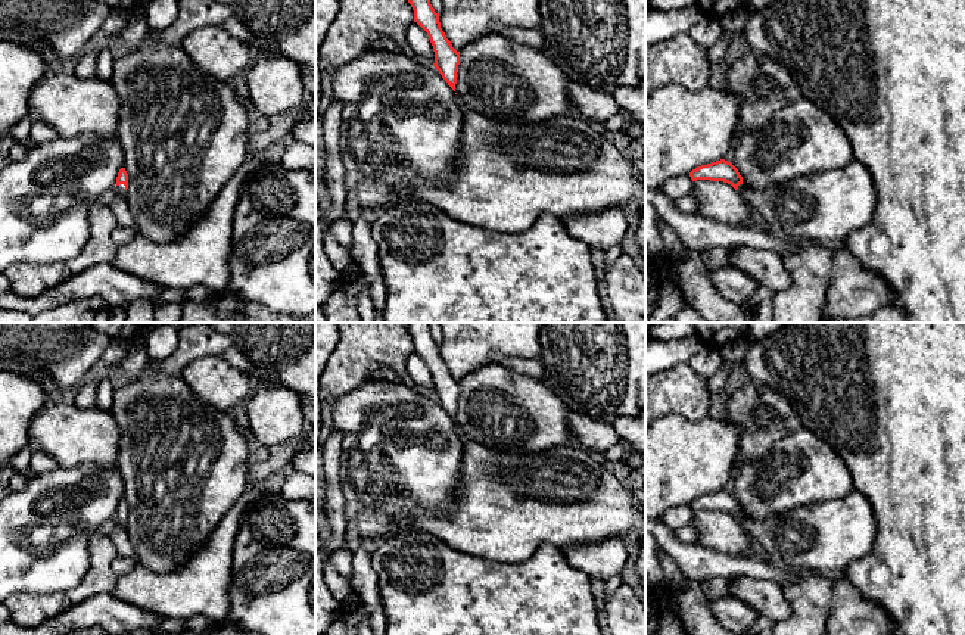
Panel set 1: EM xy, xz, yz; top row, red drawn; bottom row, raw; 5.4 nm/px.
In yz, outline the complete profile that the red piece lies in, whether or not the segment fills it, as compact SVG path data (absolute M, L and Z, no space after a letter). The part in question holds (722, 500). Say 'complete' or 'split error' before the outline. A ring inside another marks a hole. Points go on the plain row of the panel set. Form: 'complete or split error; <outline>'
split error; M853 489L843 498L797 507L787 513L751 519L728 491L701 495L689 502L692 511L731 514L757 544L769 563L794 573L818 573L840 579L859 558L868 555L877 536L872 507Z

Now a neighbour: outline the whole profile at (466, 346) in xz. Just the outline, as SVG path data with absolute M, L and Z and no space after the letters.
M439 323L443 339L441 358L452 377L463 377L494 364L496 354L507 358L535 359L541 354L541 323Z

